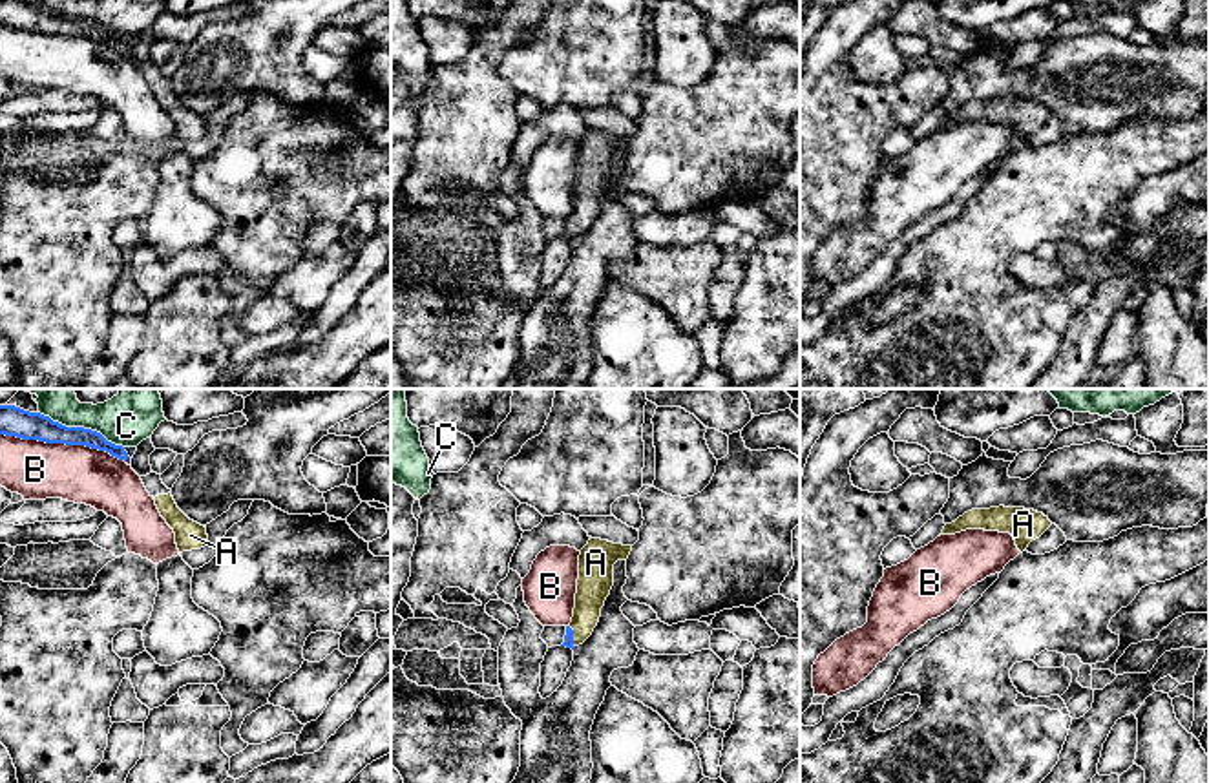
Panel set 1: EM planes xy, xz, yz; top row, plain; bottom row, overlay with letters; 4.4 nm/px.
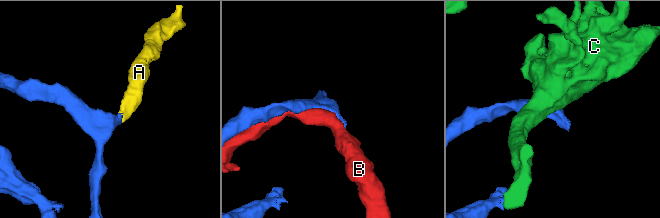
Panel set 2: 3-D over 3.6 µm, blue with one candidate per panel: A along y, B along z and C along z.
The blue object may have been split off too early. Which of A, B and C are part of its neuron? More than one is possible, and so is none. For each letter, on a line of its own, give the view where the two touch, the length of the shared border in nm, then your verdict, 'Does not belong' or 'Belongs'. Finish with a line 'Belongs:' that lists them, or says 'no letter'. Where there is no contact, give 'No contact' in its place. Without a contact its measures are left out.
A: Touches blue in xz. Shared border 100 nm. Belongs
B: Touches blue in xy. Shared border 550 nm. Does not belong
C: Touches blue in xy. Shared border 400 nm. Does not belong
Belongs: A

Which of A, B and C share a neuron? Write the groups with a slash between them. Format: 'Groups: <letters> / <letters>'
Groups: A / B / C

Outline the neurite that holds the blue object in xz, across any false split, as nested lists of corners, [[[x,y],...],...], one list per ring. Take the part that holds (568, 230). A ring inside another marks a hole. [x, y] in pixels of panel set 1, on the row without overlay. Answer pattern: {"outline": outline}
{"outline": [[[592,130],[579,146],[579,170],[572,214],[561,237],[583,235],[599,214],[601,199],[614,177],[614,155],[626,151],[632,137]]]}

